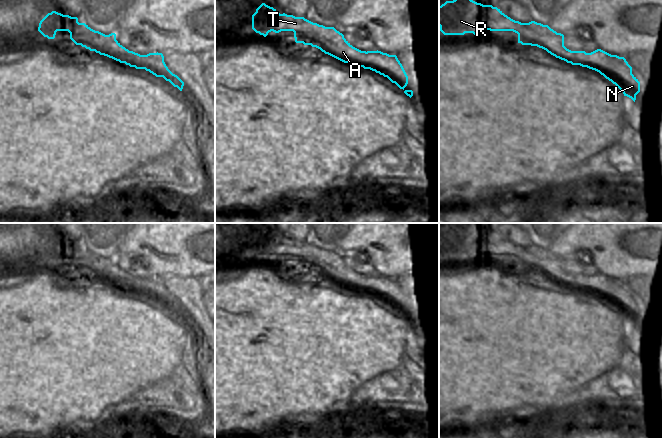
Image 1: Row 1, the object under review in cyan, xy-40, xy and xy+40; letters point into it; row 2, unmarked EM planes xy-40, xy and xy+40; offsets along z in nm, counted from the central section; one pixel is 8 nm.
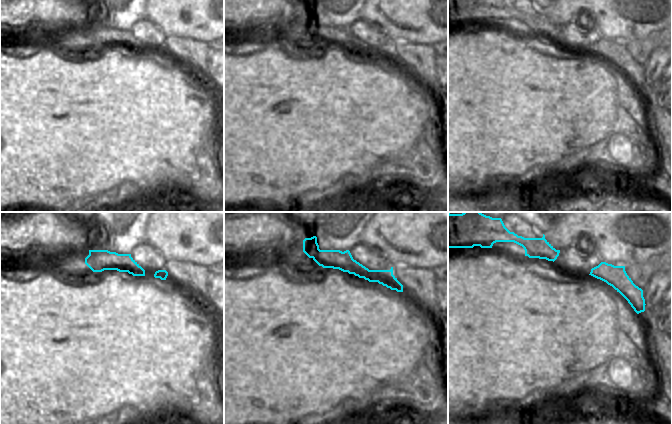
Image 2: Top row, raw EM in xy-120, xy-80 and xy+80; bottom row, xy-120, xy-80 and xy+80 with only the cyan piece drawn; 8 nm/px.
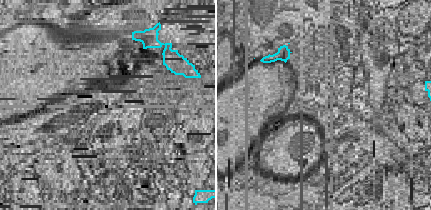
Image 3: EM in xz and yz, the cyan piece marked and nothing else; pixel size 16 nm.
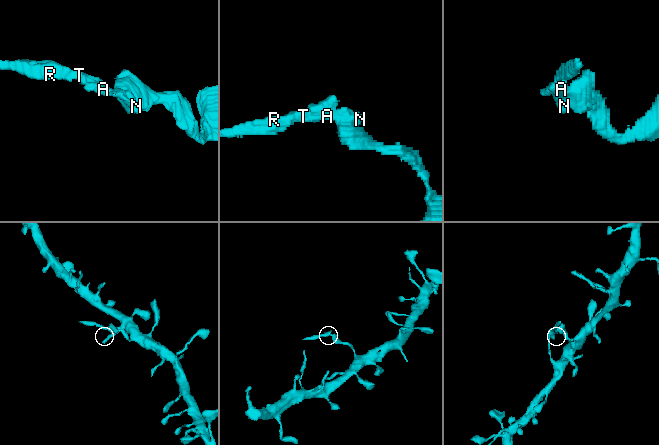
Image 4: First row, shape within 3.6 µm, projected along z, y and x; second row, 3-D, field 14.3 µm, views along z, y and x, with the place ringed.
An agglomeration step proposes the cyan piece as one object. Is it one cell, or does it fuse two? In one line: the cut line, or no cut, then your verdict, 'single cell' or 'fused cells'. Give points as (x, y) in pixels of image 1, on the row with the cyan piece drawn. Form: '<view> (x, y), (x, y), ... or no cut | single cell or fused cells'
xy (367, 52), (360, 56), (354, 64) | fused cells

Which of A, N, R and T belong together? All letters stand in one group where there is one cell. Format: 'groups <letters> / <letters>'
groups A R T / N

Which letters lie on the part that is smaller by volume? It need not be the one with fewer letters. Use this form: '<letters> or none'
A, R, T

